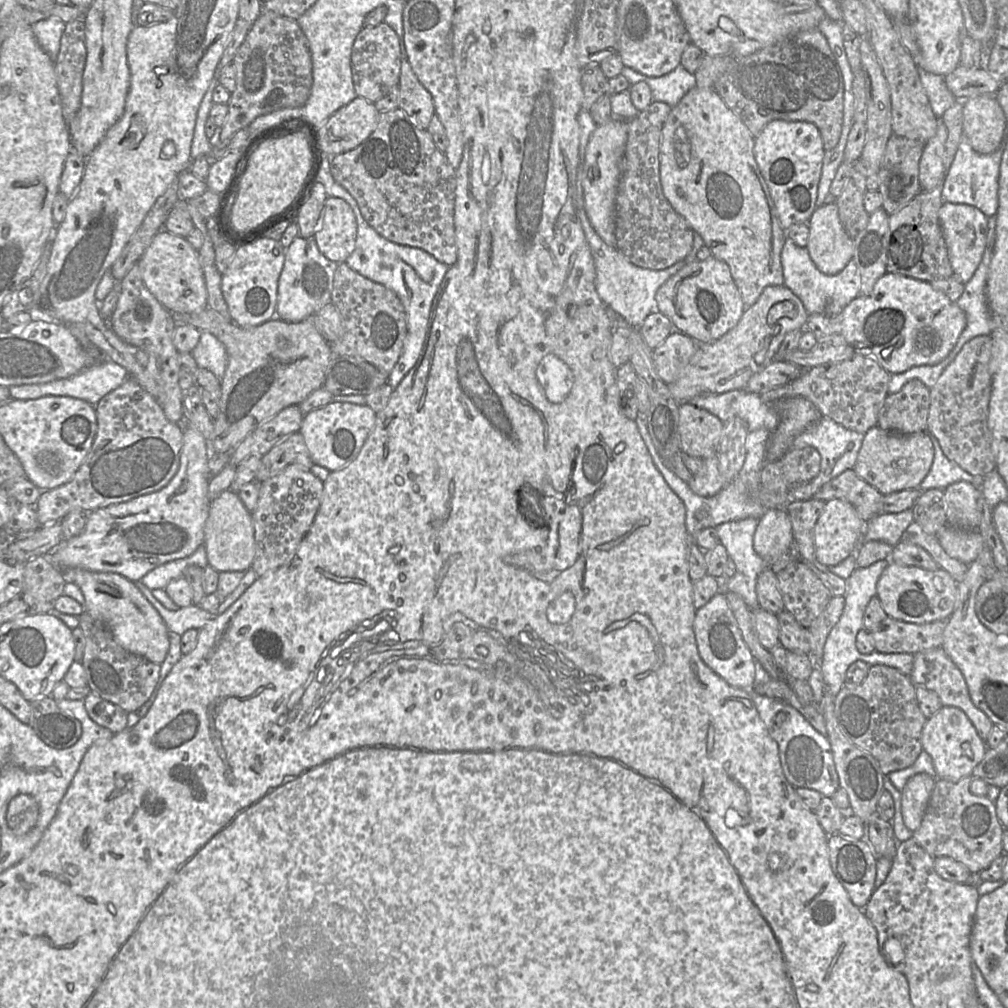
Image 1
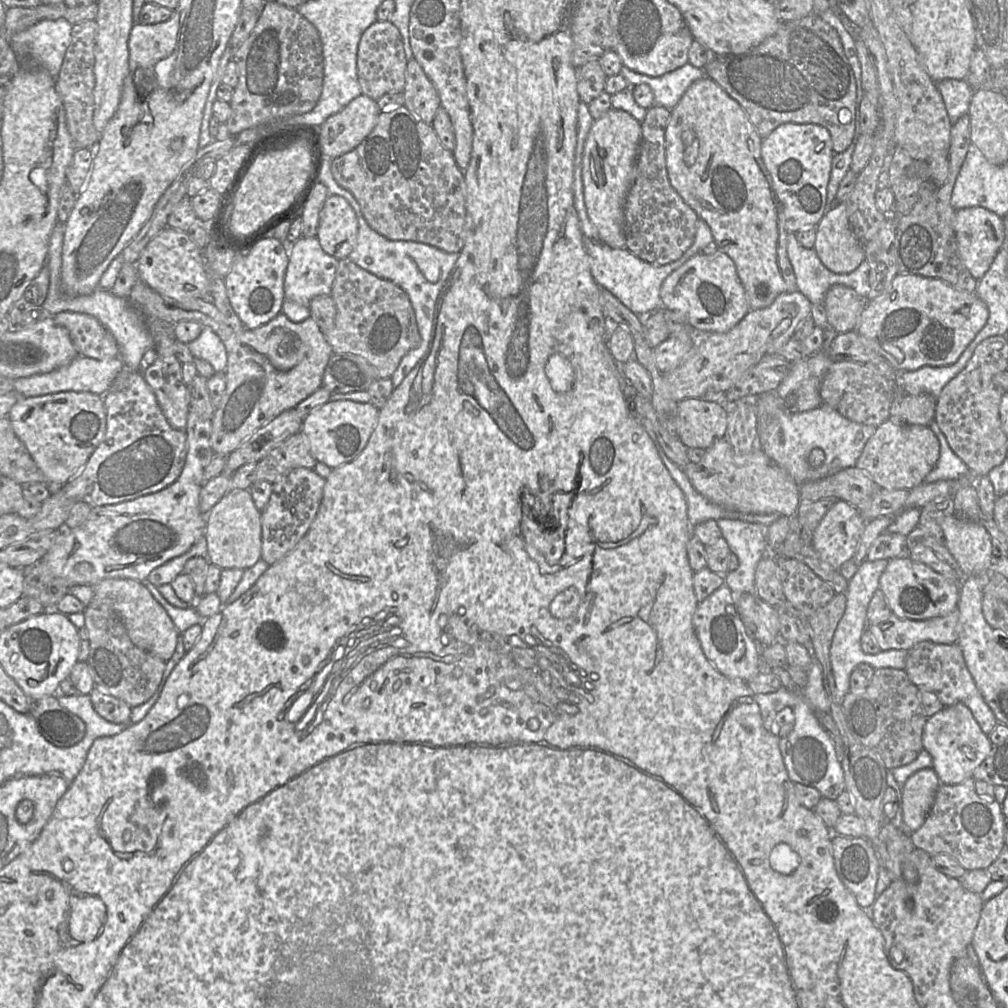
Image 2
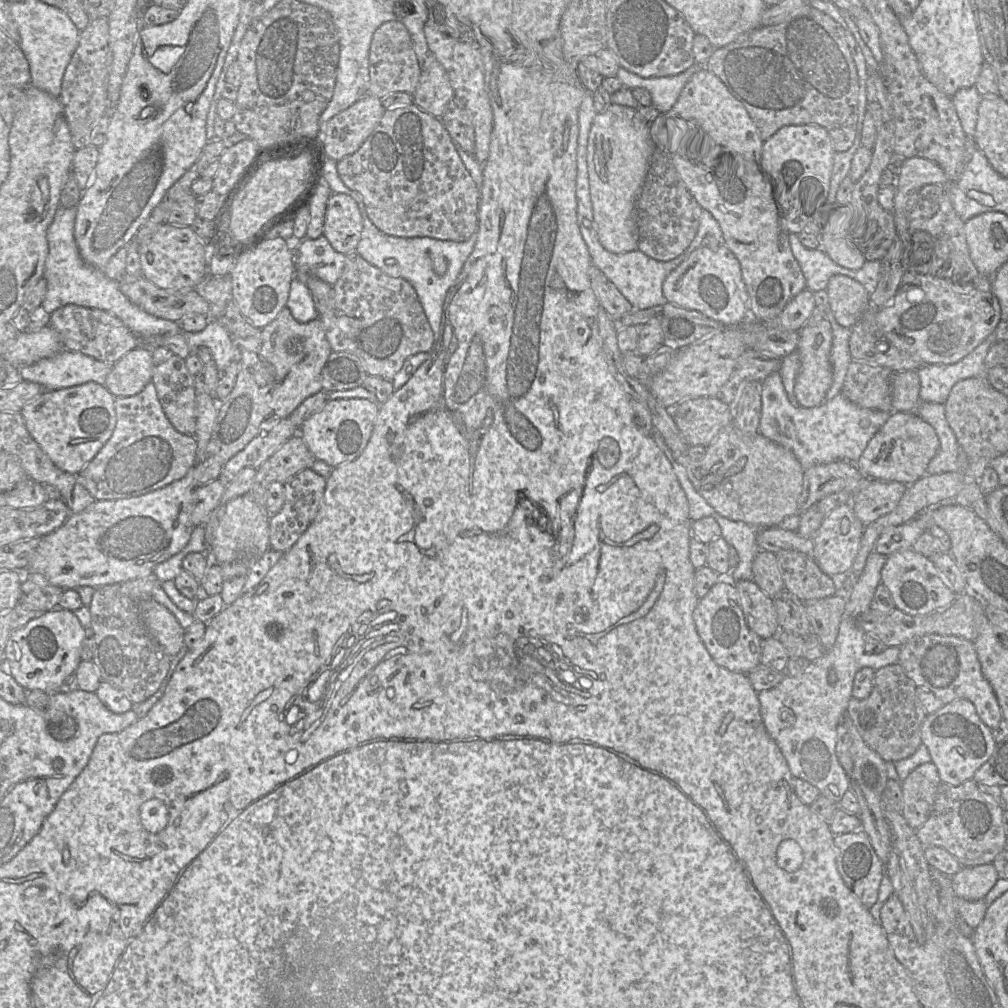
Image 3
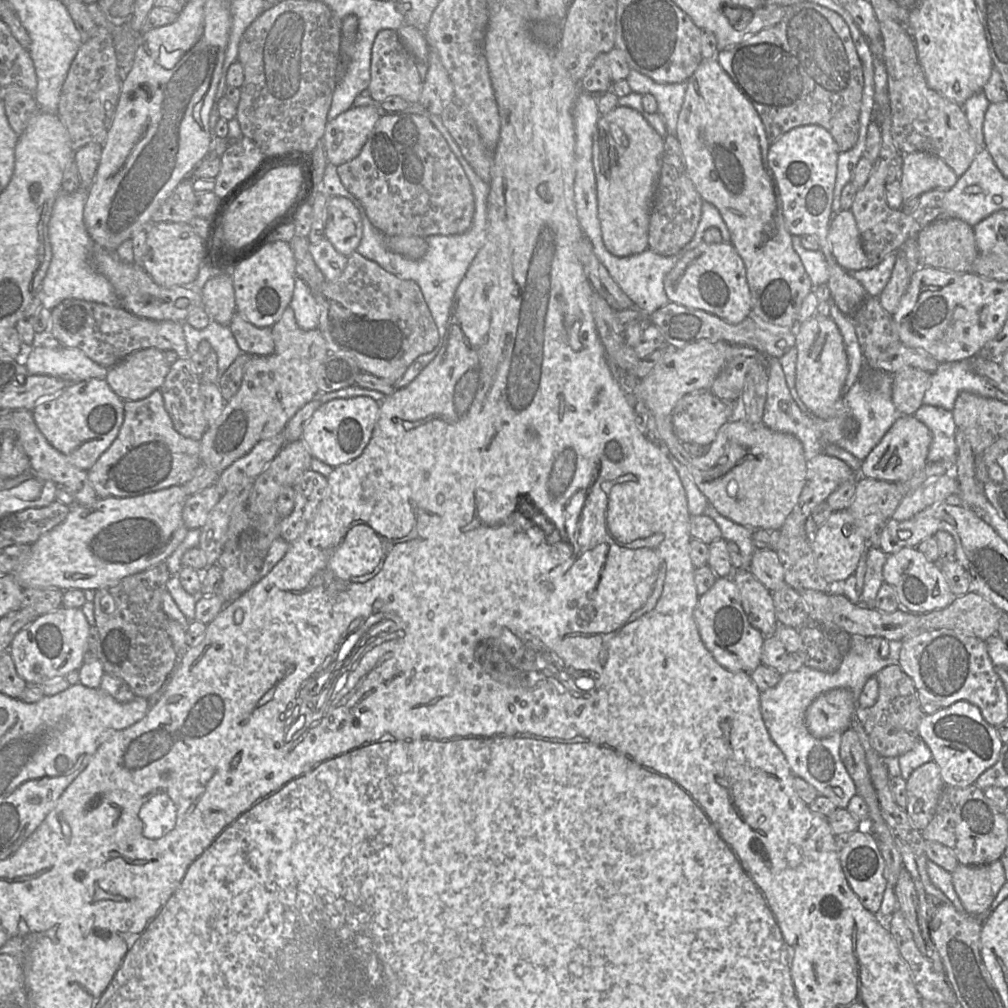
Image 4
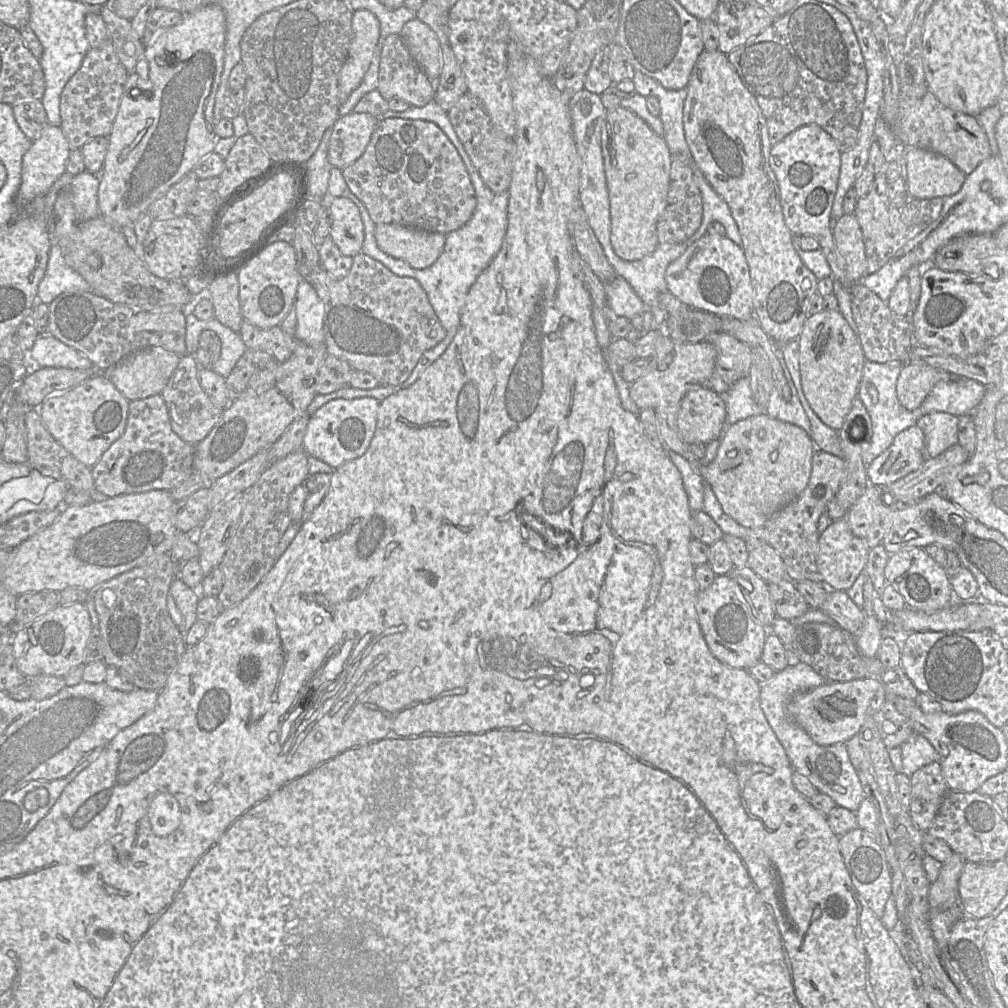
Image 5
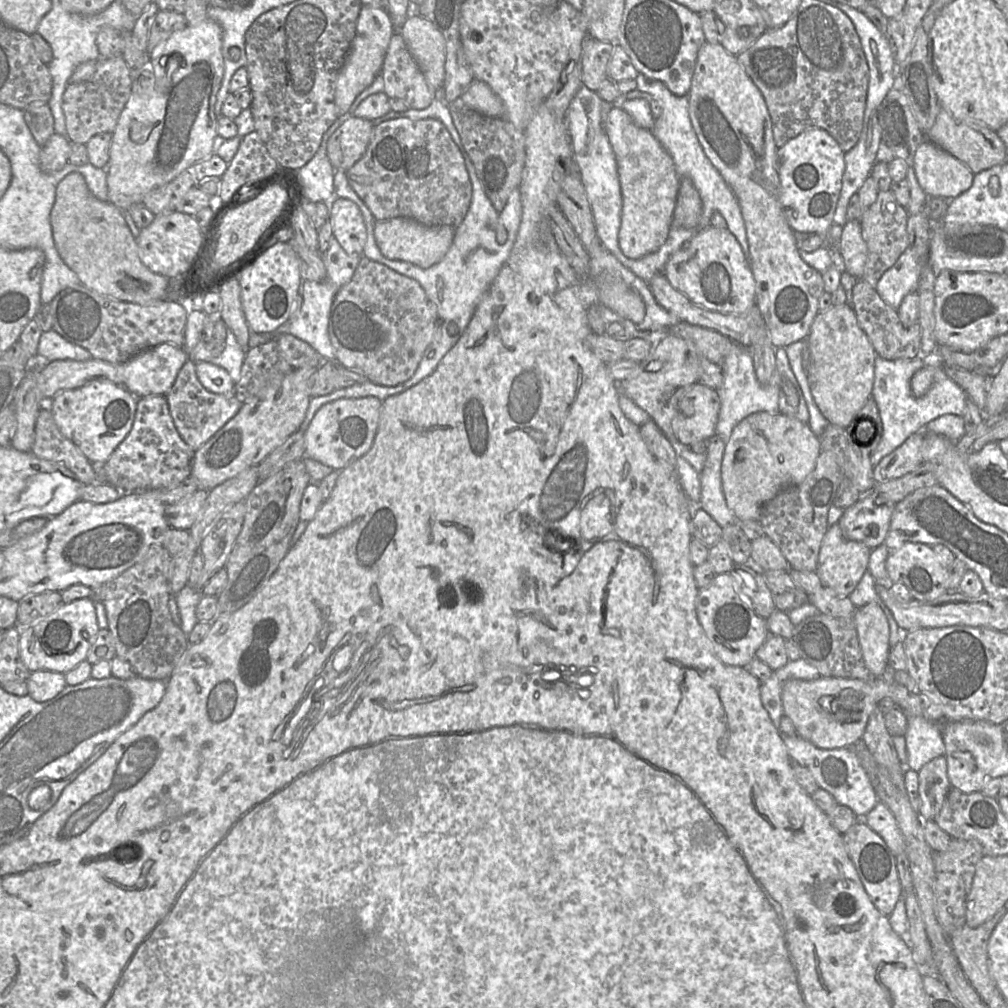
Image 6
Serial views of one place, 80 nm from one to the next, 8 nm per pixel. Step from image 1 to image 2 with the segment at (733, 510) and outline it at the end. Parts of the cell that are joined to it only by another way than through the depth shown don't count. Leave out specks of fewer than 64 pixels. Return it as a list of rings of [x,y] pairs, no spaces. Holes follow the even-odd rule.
[[[659,448],[657,452],[670,475],[686,496],[687,517],[692,527],[710,519],[716,521],[720,518],[738,519],[768,526],[782,515],[738,512],[728,510],[713,503],[708,498],[697,492],[683,470],[666,456],[662,448]]]

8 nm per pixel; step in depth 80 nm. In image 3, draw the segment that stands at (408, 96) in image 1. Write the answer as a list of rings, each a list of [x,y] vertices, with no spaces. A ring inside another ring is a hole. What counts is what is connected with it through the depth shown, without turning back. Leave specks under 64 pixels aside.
[[[429,52],[421,67],[412,103],[433,117],[440,118],[453,97],[454,90],[446,71]]]

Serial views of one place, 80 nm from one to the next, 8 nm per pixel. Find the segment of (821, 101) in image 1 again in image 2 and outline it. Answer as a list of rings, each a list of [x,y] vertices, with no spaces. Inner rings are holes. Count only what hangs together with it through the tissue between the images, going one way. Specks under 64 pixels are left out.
[[[812,12],[797,20],[781,22],[778,30],[758,46],[742,54],[712,55],[703,68],[705,74],[723,88],[744,109],[750,122],[762,139],[766,138],[775,128],[784,123],[812,123],[825,127],[831,135],[834,153],[845,151],[854,139],[856,128],[856,80],[837,31],[826,23],[819,14]]]

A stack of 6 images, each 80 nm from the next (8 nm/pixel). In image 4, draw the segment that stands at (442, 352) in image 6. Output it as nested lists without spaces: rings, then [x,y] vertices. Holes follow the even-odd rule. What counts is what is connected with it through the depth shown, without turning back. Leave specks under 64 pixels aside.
[[[412,104],[402,111],[388,111],[392,113],[417,113],[428,117],[434,126],[441,132],[452,152],[457,157],[462,165],[469,182],[472,186],[475,202],[475,212],[471,227],[462,234],[457,235],[430,235],[425,237],[428,248],[423,257],[420,259],[409,259],[401,254],[395,253],[387,249],[384,244],[385,235],[379,231],[367,217],[365,208],[352,193],[350,193],[343,185],[337,172],[337,166],[329,163],[326,165],[324,176],[321,184],[321,191],[325,192],[328,196],[344,196],[350,199],[359,210],[363,222],[362,239],[357,247],[357,252],[367,259],[370,259],[379,264],[384,270],[395,275],[400,279],[410,279],[418,284],[424,299],[429,307],[432,317],[437,325],[440,341],[439,344],[429,353],[420,355],[408,367],[404,375],[393,384],[394,388],[406,387],[412,382],[417,375],[435,358],[441,349],[444,337],[448,328],[450,318],[450,311],[454,301],[457,287],[465,276],[471,262],[475,258],[478,251],[484,245],[487,235],[487,197],[489,193],[489,184],[484,182],[479,175],[474,171],[472,166],[467,162],[463,156],[461,149],[455,142],[448,129],[444,126],[439,115],[428,113],[421,105]]]

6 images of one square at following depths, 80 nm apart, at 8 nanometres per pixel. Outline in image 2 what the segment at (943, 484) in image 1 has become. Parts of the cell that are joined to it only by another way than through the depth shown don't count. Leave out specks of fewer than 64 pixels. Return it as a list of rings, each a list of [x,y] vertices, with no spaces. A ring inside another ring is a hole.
[[[934,419],[929,423],[929,428],[939,441],[940,451],[936,464],[927,474],[924,482],[932,483],[939,480],[956,480],[968,474],[970,470],[950,448],[945,435],[939,429]]]

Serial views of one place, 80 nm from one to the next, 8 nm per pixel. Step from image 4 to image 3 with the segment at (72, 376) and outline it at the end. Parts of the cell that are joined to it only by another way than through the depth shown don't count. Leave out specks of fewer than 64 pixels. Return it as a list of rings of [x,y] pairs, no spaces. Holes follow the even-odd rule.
[[[62,349],[49,358],[41,359],[29,366],[20,369],[21,379],[37,383],[45,390],[55,390],[78,386],[87,382],[95,382],[104,385],[106,376],[113,364],[98,361],[81,352]]]

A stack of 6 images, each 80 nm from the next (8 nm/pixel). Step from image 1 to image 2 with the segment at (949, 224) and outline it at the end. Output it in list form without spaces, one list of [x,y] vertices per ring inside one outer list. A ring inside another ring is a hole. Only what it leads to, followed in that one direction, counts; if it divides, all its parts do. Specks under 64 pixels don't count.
[[[982,207],[962,208],[955,212],[954,229],[963,264],[975,279],[980,280],[989,270],[1004,242],[1002,217]]]

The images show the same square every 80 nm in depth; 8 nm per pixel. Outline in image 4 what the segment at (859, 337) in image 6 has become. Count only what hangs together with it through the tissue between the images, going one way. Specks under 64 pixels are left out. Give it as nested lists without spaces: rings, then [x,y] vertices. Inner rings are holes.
[[[830,316],[811,317],[797,326],[795,347],[795,387],[798,396],[814,415],[822,419],[833,417],[840,409],[843,385],[848,374],[847,355],[838,326]]]

